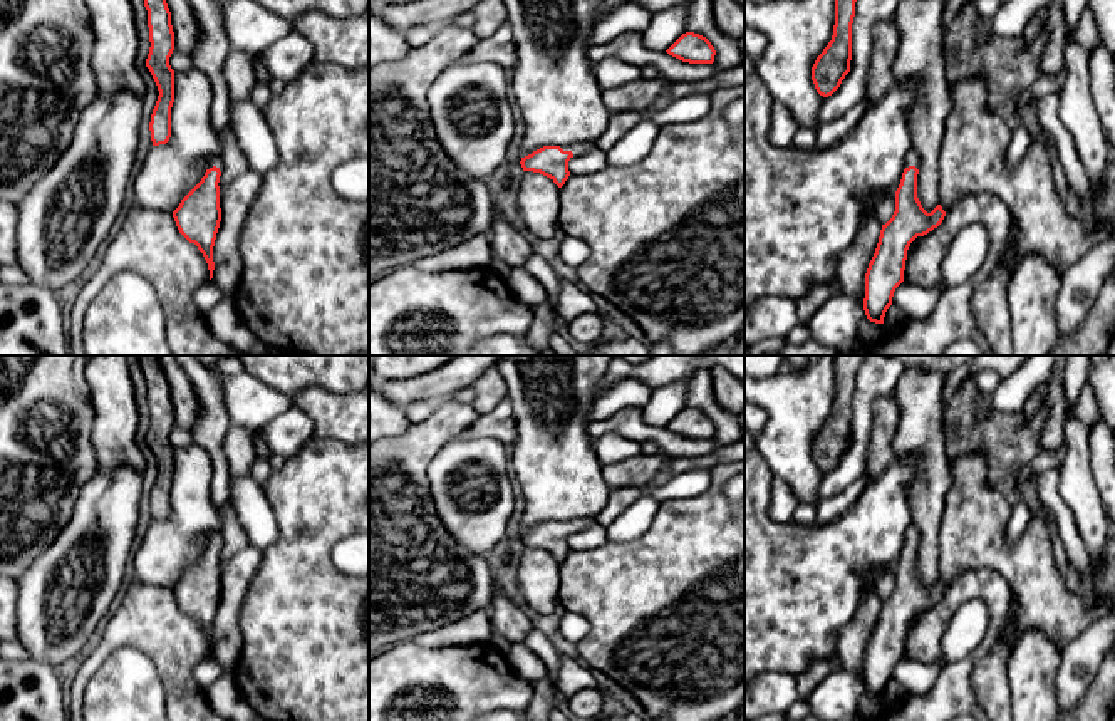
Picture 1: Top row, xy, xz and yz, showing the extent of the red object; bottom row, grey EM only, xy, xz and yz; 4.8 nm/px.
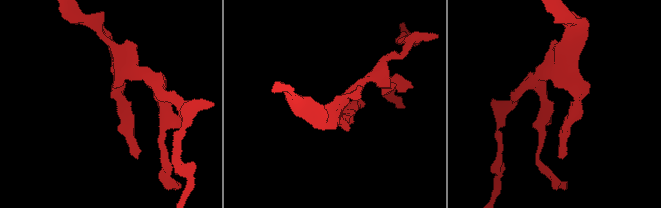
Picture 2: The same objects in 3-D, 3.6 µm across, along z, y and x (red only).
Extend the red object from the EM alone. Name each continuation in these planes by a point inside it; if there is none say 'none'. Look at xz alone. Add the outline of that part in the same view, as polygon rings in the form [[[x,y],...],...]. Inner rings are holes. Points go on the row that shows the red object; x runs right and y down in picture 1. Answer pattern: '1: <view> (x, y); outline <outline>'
1: xz (577, 150); outline [[[580,143],[580,144],[573,144],[573,146],[563,146],[563,151],[572,151],[573,156],[580,156],[590,149],[594,149],[597,146],[597,143]]]

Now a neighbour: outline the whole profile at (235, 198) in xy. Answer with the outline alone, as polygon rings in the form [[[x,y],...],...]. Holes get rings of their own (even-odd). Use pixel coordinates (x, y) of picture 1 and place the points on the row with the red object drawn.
[[[248,171],[228,184],[220,184],[221,221],[213,246],[213,278],[211,282],[226,295],[233,295],[241,272],[240,233],[262,186],[262,174]]]

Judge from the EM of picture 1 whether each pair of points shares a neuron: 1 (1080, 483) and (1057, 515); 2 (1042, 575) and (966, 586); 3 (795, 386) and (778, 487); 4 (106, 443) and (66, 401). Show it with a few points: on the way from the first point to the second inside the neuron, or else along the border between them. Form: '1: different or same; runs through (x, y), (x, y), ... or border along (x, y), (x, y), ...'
1: different; border along (1057, 466), (1058, 495), (1072, 512), (1082, 539)
2: different; border along (966, 570), (995, 569), (1005, 579), (1013, 597)
3: different; border along (773, 477), (778, 477), (790, 488), (798, 503)
4: different; border along (91, 388), (93, 450), (99, 466)

